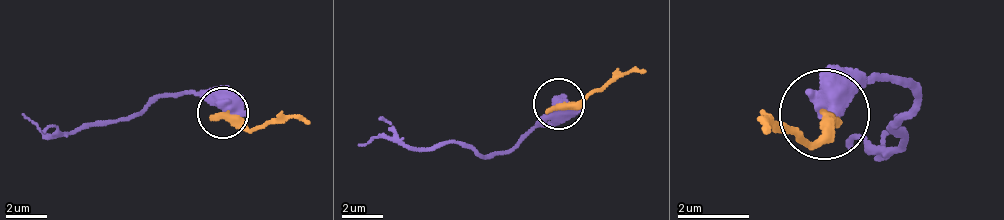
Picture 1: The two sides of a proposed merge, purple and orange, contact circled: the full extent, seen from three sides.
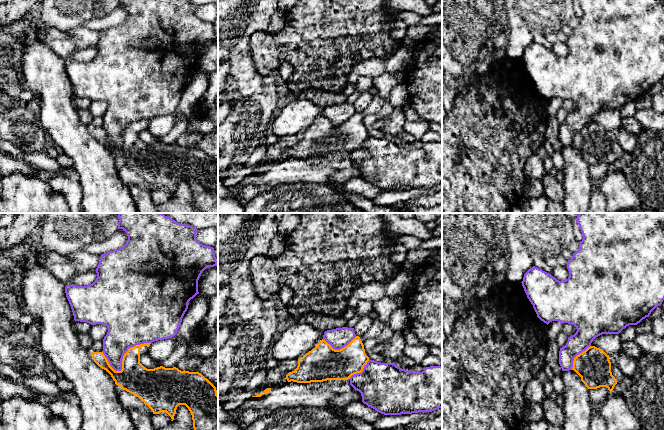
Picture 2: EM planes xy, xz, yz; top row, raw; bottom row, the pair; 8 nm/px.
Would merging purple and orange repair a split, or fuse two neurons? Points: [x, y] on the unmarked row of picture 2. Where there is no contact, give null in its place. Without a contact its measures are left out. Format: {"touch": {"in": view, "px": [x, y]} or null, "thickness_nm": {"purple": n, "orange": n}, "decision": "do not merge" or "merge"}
{"touch": {"in": "xy", "px": [121, 136]}, "thickness_nm": {"purple": 280, "orange": 240}, "decision": "do not merge"}

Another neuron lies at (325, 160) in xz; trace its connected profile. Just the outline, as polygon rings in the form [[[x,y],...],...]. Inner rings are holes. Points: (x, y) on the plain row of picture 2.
[[[356,112],[347,122],[335,126],[325,116],[298,135],[297,144],[286,151],[288,158],[318,158],[322,166],[333,161],[350,160],[350,153],[361,149],[369,137],[364,121]]]

